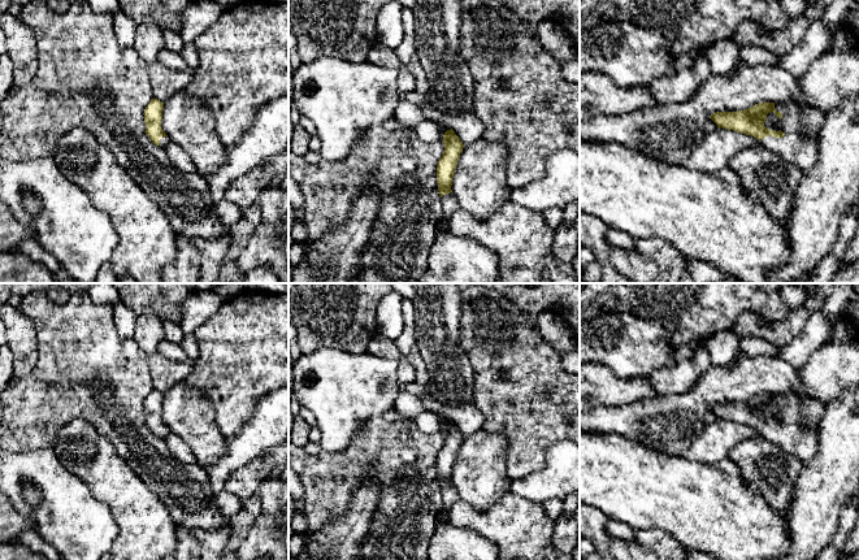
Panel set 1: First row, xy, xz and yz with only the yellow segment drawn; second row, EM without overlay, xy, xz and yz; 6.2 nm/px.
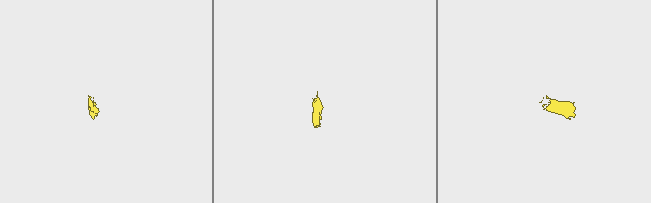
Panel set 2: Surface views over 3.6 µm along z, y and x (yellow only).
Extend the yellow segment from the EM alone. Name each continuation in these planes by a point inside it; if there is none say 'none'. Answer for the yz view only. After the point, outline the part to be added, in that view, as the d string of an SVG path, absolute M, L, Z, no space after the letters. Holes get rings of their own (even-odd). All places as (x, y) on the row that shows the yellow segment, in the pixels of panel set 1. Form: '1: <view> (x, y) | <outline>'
1: yz (801, 150) | M775 103L775 109L782 113L781 131L785 136L768 135L759 143L798 166L803 173L808 172L819 156L819 138L803 134L799 121L802 108L795 103Z

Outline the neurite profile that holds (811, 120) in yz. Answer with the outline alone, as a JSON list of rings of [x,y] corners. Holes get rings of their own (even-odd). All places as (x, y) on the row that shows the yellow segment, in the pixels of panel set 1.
[[[812,107],[802,108],[801,127],[804,135],[817,136],[824,122],[824,113]]]

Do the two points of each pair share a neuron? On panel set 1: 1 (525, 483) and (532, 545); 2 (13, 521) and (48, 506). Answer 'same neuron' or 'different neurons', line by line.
1: different neurons
2: different neurons

